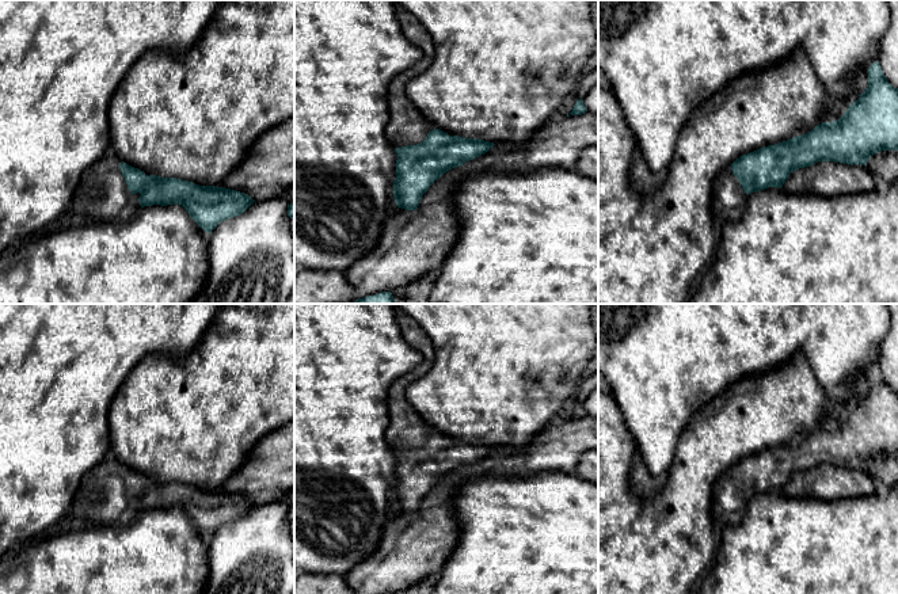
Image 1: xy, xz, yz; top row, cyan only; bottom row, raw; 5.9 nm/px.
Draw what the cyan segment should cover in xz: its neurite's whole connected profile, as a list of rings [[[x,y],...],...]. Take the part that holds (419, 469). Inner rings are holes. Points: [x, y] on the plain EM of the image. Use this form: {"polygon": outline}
{"polygon": [[[396,313],[396,323],[404,340],[416,349],[425,358],[425,362],[416,369],[396,380],[388,391],[389,426],[385,431],[387,443],[395,450],[396,483],[393,486],[393,500],[397,511],[416,514],[423,498],[445,476],[464,467],[473,464],[488,456],[495,448],[477,442],[465,442],[449,439],[430,427],[410,405],[404,397],[407,387],[427,373],[430,363],[435,357],[433,343],[426,332],[406,313]]]}

